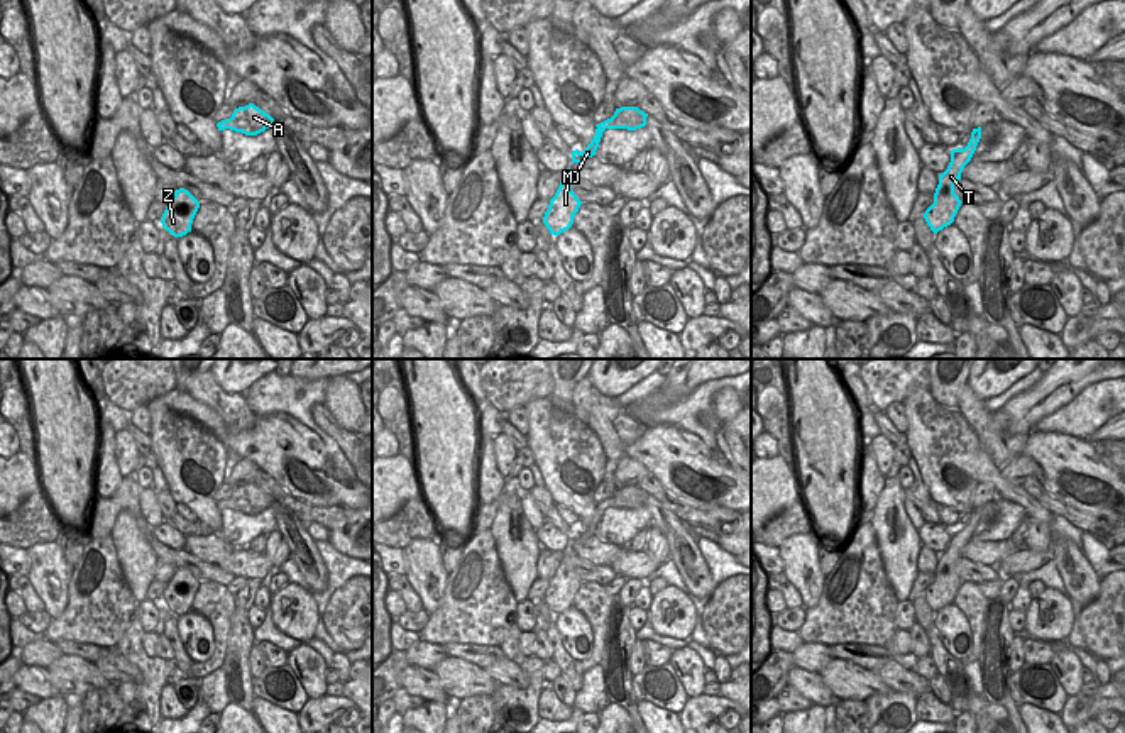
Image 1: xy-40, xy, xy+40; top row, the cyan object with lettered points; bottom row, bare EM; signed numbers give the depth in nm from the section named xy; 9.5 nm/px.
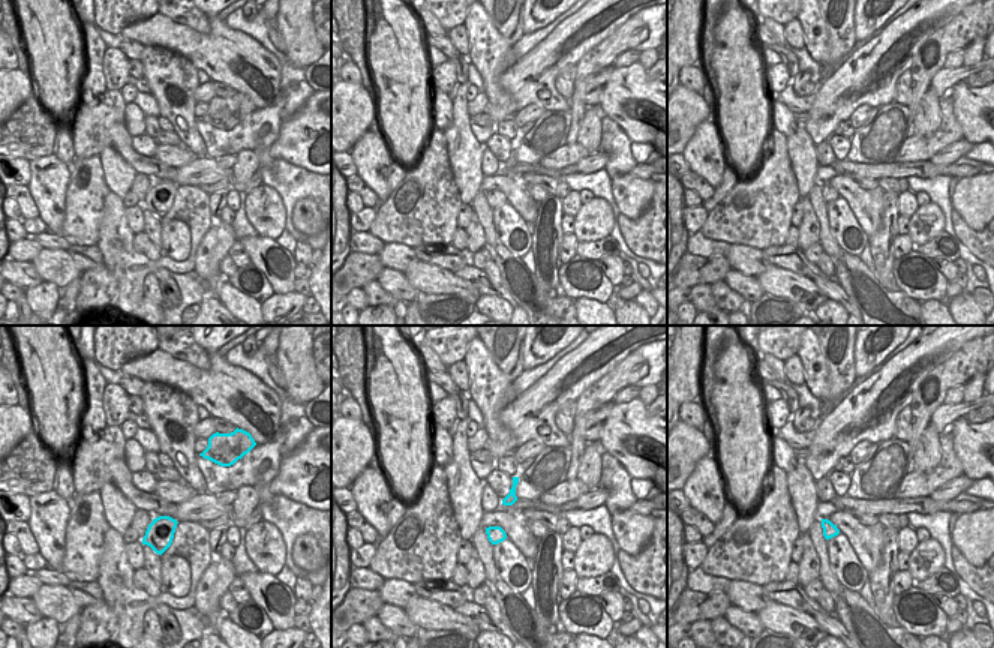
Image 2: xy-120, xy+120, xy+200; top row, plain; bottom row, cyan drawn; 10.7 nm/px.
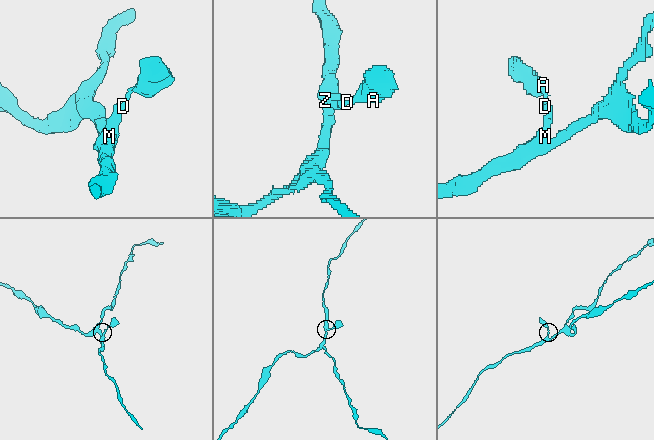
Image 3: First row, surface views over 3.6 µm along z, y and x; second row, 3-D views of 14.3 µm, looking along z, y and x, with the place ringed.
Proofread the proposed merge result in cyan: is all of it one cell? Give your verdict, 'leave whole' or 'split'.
leave whole

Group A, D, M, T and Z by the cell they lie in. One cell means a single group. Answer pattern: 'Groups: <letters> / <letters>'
Groups: A D M T Z

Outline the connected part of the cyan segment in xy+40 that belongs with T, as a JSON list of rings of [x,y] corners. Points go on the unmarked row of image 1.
[[[981,506],[973,508],[968,525],[964,528],[952,528],[947,548],[939,554],[934,582],[924,592],[924,598],[934,613],[954,601],[954,596],[963,582],[954,572],[954,564],[958,559],[961,559],[961,552],[964,545],[971,540],[980,518]]]

